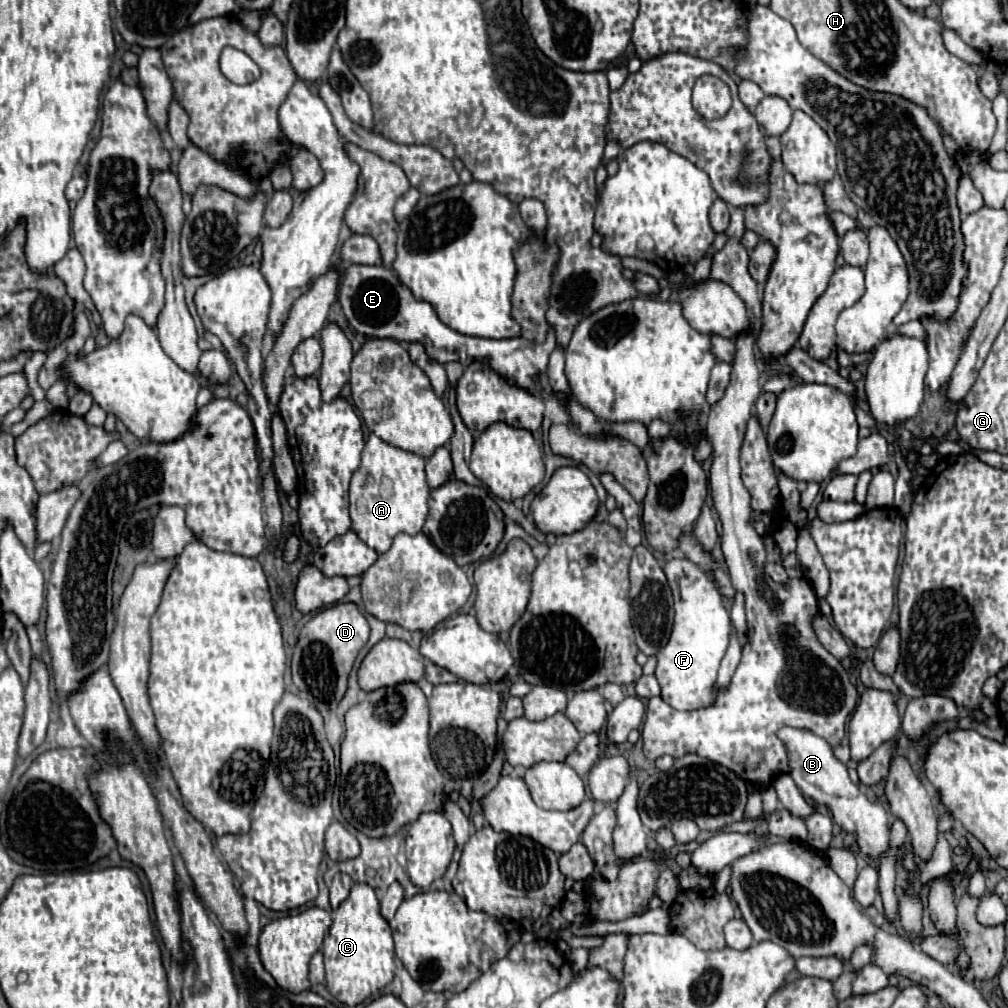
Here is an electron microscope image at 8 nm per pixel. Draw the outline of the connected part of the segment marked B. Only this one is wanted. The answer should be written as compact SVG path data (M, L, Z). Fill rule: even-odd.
M782 728L778 732L782 742L788 748L788 762L790 762L790 776L798 784L798 788L812 798L816 804L824 804L830 808L834 822L842 826L844 832L856 834L858 848L862 854L866 854L872 860L878 860L886 854L890 848L890 830L888 830L888 814L878 802L870 802L858 786L854 786L848 778L846 766L834 758L832 748L828 742L808 730L794 730L794 728Z

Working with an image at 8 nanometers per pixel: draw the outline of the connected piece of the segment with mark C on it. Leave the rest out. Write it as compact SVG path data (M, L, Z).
M354 884L350 896L338 906L338 910L334 910L322 954L326 966L326 988L342 1004L362 1004L394 980L392 930L380 916L380 904L368 884Z

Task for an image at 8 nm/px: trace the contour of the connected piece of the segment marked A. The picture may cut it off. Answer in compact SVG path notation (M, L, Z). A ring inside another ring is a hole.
M370 434L362 450L362 464L352 474L352 482L350 482L350 518L352 518L352 530L358 534L358 538L370 548L374 548L378 554L388 552L396 534L402 534L402 532L418 534L422 530L428 516L428 496L430 496L430 488L426 484L424 458L406 450L394 448L382 442L378 436Z

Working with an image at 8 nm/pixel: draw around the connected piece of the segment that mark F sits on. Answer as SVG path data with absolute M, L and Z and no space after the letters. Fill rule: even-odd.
M672 558L664 572L674 594L674 626L668 644L656 654L656 678L662 688L662 698L676 710L696 710L714 702L716 674L720 660L726 654L732 632L730 614L724 608L720 594L708 574L688 558Z

